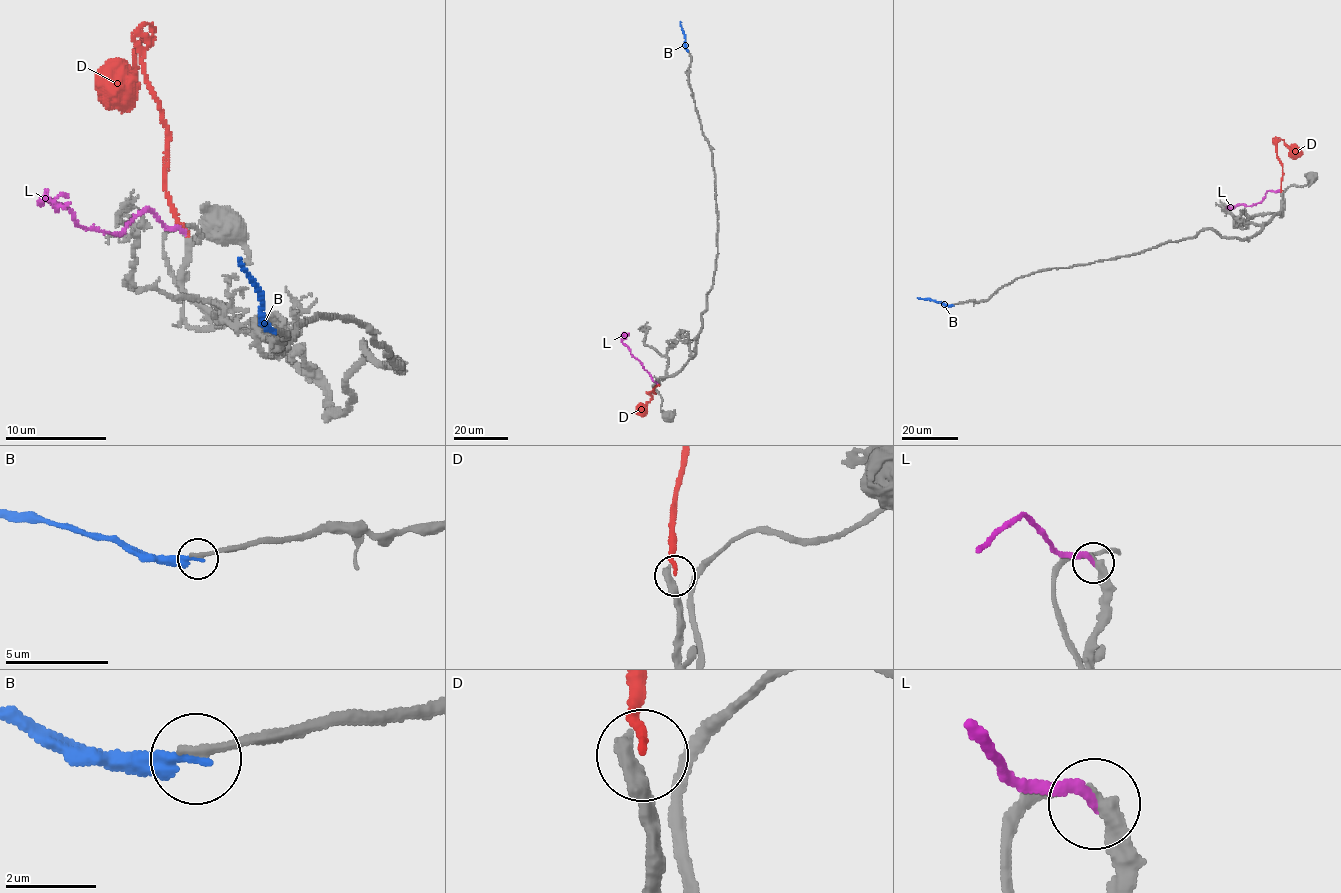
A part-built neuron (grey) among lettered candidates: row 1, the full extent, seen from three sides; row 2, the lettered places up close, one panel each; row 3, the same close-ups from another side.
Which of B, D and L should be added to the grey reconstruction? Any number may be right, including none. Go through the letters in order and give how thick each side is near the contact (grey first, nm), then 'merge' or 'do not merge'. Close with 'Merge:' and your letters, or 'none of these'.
B: 220/320 nm | do not merge
D: 480/180 nm | do not merge
L: 360/240 nm | do not merge
Merge: none of these

